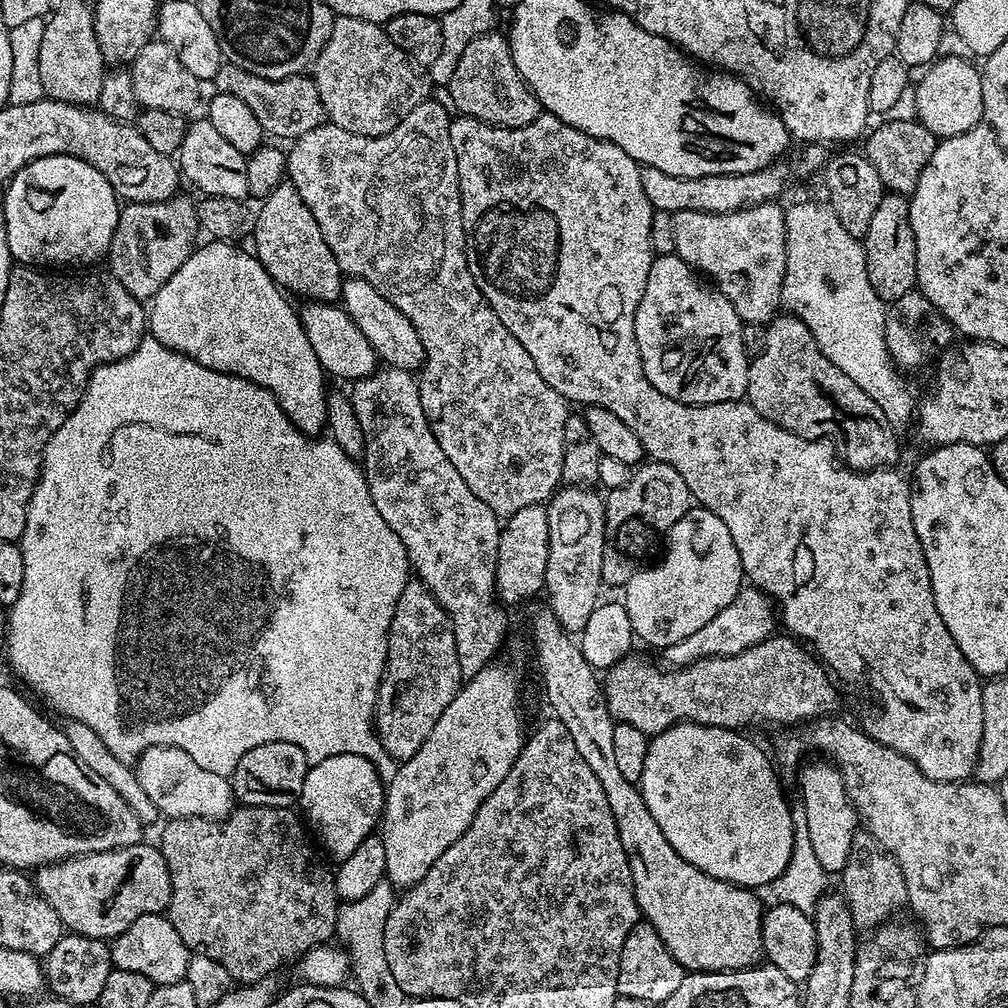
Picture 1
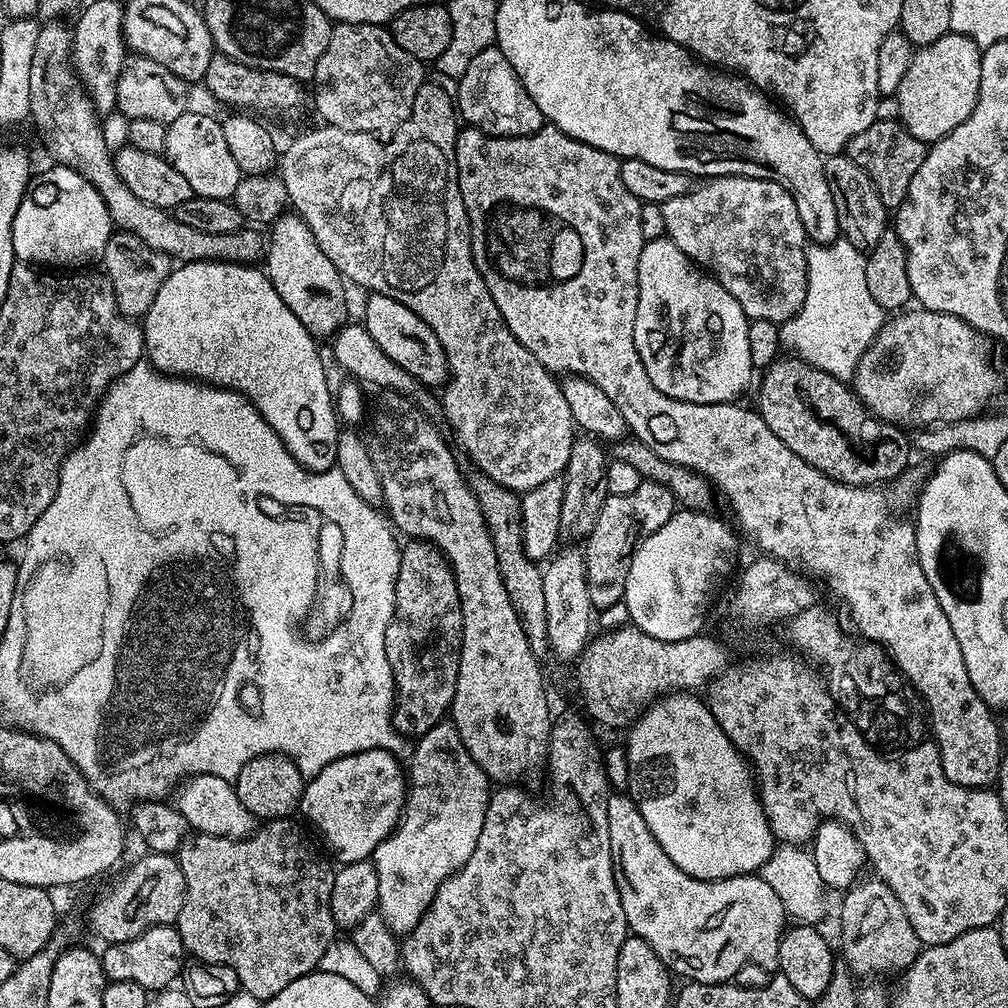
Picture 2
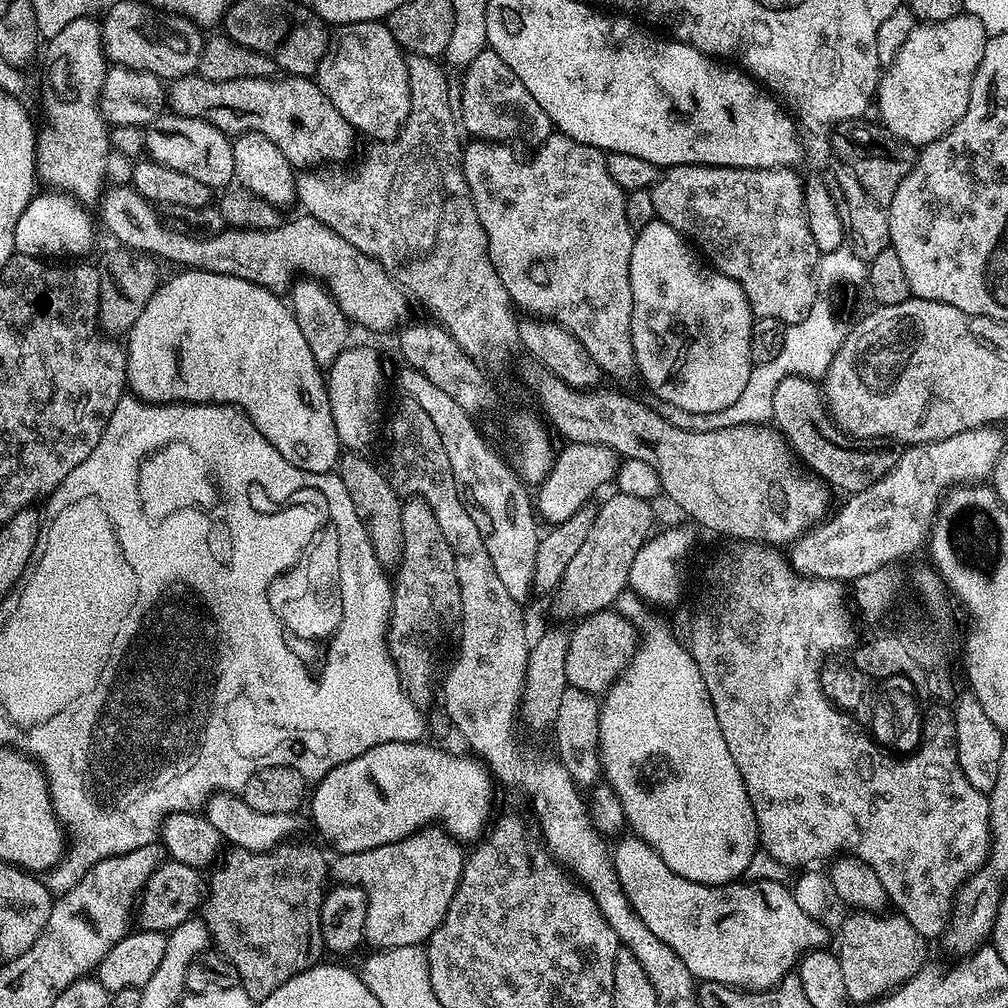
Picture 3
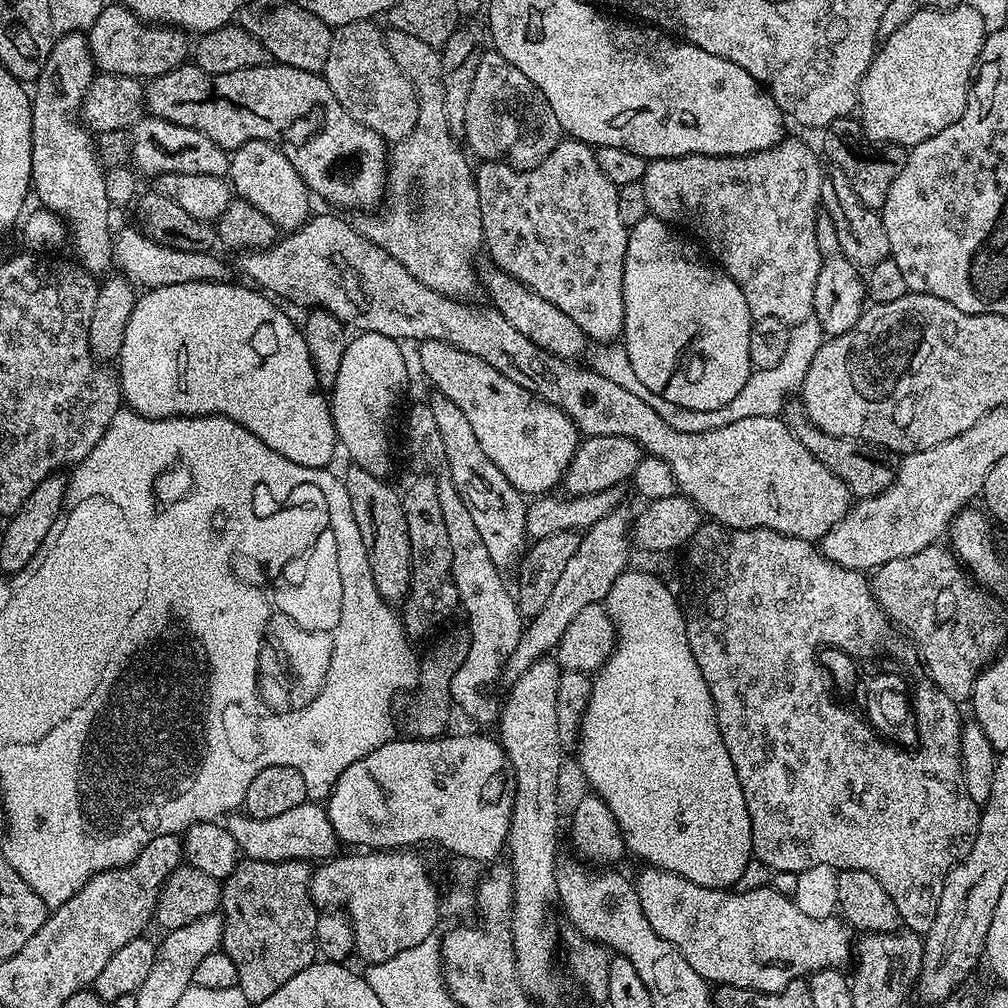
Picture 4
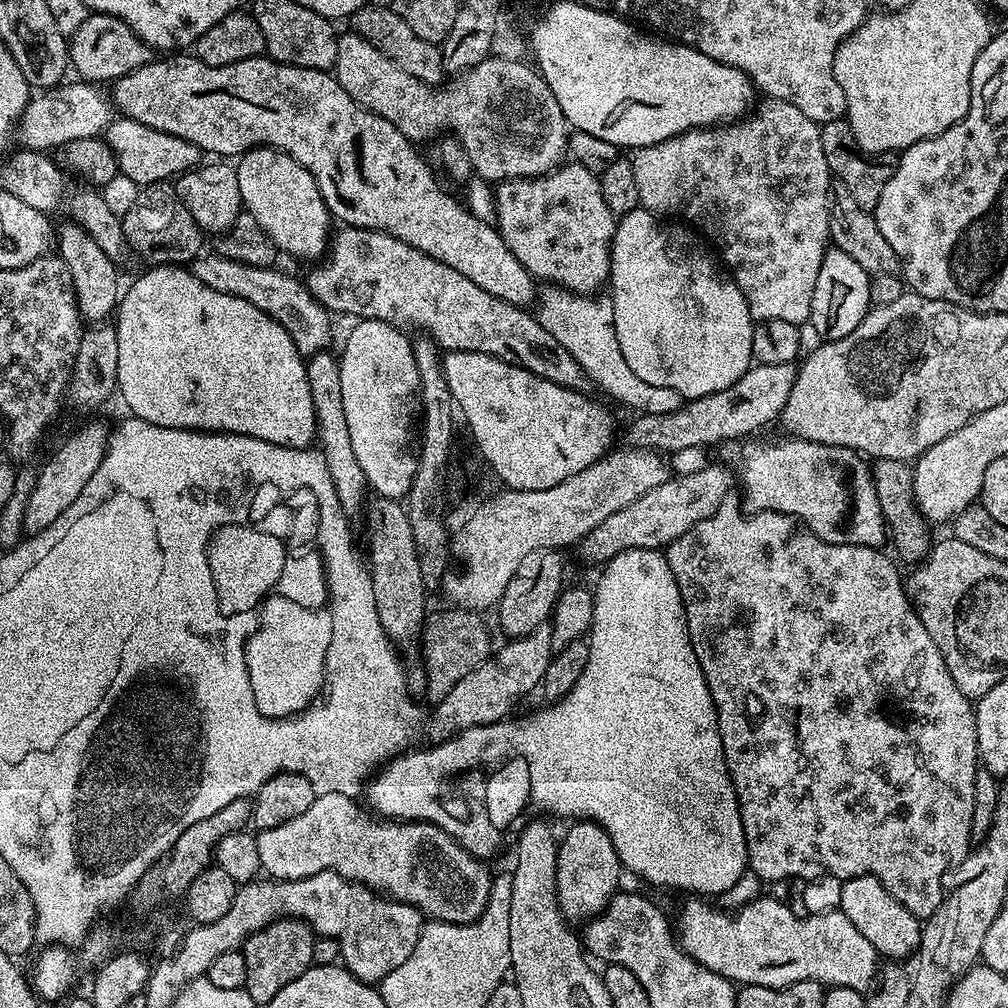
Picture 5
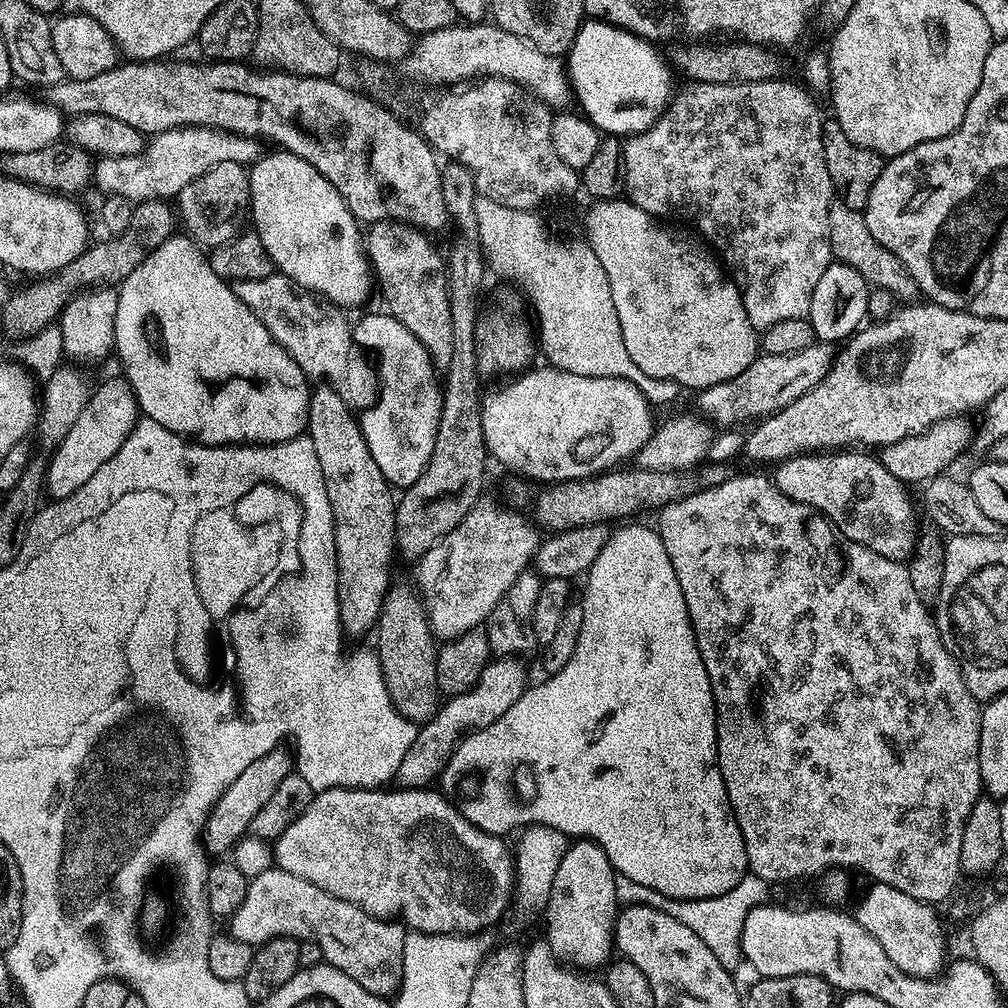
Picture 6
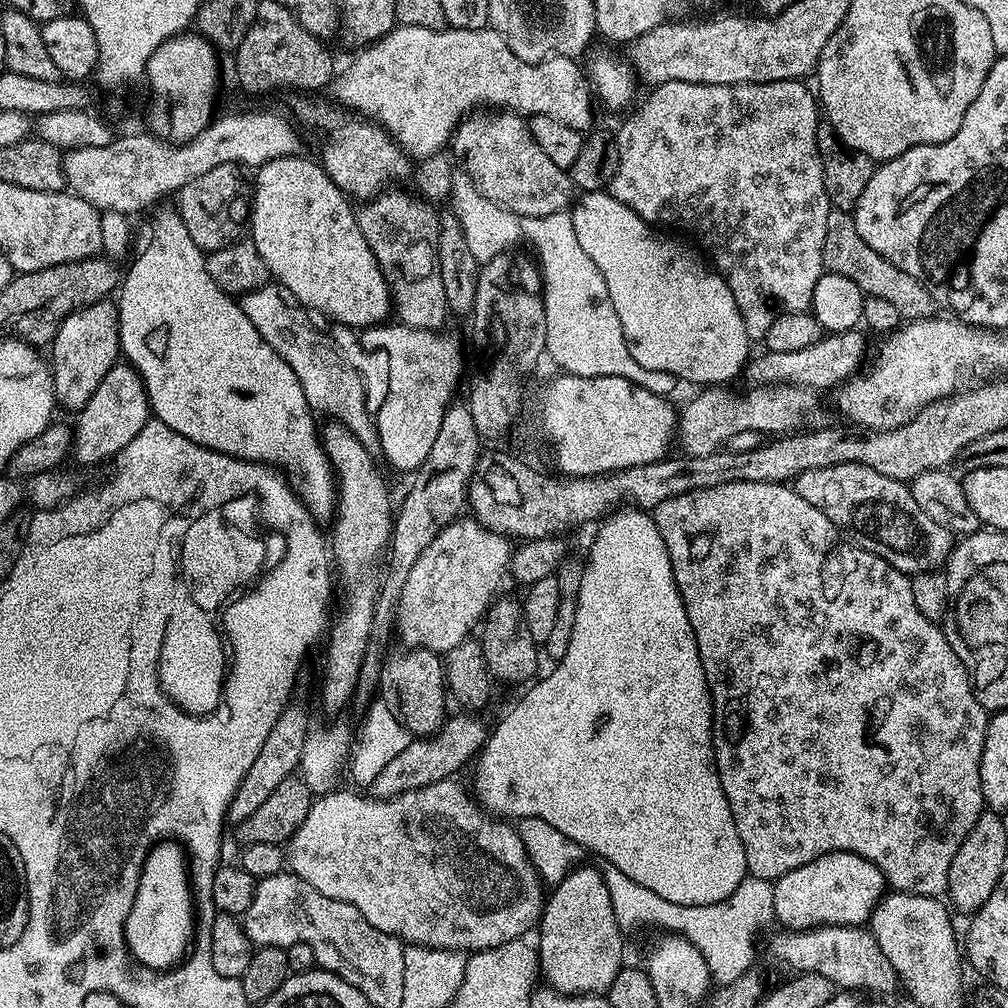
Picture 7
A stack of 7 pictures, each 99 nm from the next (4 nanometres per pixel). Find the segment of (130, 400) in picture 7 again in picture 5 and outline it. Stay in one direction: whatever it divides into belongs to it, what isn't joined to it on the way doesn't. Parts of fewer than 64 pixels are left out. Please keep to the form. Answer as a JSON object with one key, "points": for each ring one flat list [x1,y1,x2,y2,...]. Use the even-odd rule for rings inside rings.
{"points":[[86,424,78,429,73,436,68,436,60,444,60,449,45,462,39,465,36,473,36,485,30,494,30,502,26,502,26,514,24,515,24,531,35,534,46,530,50,522,55,522,62,510,67,510,82,494,86,482,94,478,94,470,102,462,102,458,108,449,109,425]]}

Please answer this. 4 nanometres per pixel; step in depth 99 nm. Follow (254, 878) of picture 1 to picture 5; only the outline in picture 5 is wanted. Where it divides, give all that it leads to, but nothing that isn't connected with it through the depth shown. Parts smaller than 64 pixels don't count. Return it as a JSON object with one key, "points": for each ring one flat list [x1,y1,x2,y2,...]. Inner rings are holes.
{"points":[[285,916,283,920,270,922,266,927,259,928,257,932,251,932,244,939,242,951,246,958,246,982,243,989,250,994,250,998,257,1006,270,1002,270,998,274,998,274,994,278,994,278,990,282,990,282,986,290,986,290,982,294,982,294,978,298,978,306,969,313,967,312,959,316,939,318,937,310,925,295,916]]}

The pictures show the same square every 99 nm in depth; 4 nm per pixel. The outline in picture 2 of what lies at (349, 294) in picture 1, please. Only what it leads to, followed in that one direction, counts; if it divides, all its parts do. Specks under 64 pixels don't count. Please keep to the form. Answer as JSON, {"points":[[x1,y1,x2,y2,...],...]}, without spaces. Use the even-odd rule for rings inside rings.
{"points":[[373,292,367,298,362,323,370,338,382,346,386,358,398,362,402,370,421,380,429,389,436,390,447,384,448,359,442,350,442,342,438,342,438,334,434,334,434,330,430,330,430,326,426,326,426,322,422,322,414,310,410,310,410,306,402,306,402,302,381,292]]}

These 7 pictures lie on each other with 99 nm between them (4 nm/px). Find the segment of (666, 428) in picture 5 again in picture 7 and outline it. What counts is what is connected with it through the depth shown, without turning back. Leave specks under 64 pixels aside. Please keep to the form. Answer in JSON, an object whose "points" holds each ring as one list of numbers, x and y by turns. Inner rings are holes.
{"points":[[860,330,834,332,821,335,820,340,814,342,814,346,806,346,806,350,762,352,762,355,758,357,755,355,745,367,744,374,745,377,748,376,749,380,747,383,752,386,794,384,809,390,835,389,861,371,862,365,865,363,863,335,865,336,865,333]]}

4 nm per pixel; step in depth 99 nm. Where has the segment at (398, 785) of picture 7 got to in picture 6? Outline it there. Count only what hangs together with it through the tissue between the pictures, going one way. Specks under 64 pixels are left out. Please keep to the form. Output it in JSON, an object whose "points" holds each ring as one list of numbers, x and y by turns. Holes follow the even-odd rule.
{"points":[[520,658,493,659,486,664,476,684,468,692,447,697,434,715,417,727,414,742,410,750,406,750,406,758,402,758,402,766,398,766,395,779,401,780,399,783,405,788,428,788,431,780,433,783,439,777,452,751,469,732,498,722,498,718,502,718,502,714,506,714,506,710,510,710,518,698,522,698,530,684,522,661]]}

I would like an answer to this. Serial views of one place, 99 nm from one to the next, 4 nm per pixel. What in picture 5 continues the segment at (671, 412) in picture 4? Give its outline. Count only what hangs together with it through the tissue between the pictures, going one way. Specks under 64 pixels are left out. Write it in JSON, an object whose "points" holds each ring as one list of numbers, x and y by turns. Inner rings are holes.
{"points":[[548,286,539,293,538,319,566,351,570,358,582,366,593,385,597,384,608,395,624,404,629,404,640,414,670,414,682,406,682,397,674,390,666,390,666,386,650,386,650,382,642,382,630,366,626,366,626,358,622,358,622,350,618,346,618,338,614,330,614,306,611,299,604,294,577,294,559,286]]}

